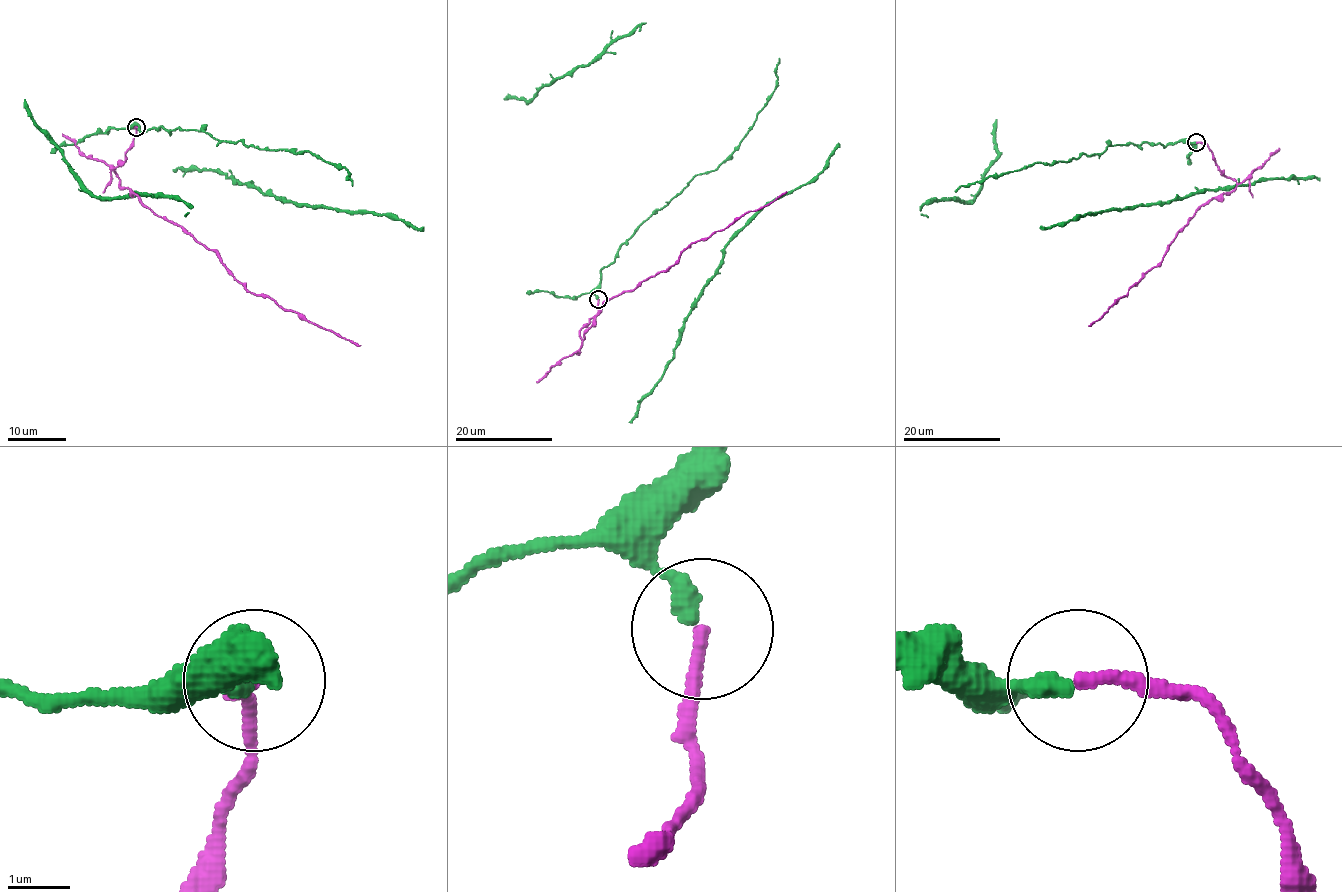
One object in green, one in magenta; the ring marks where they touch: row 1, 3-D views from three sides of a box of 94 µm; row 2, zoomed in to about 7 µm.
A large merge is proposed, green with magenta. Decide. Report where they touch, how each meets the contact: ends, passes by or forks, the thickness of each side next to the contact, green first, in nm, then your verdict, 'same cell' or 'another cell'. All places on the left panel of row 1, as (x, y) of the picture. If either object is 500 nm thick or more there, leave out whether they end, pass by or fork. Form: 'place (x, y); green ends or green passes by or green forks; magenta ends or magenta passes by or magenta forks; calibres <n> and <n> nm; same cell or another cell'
place (136, 127); green ends; magenta ends; calibres 320 and 200 nm; same cell

